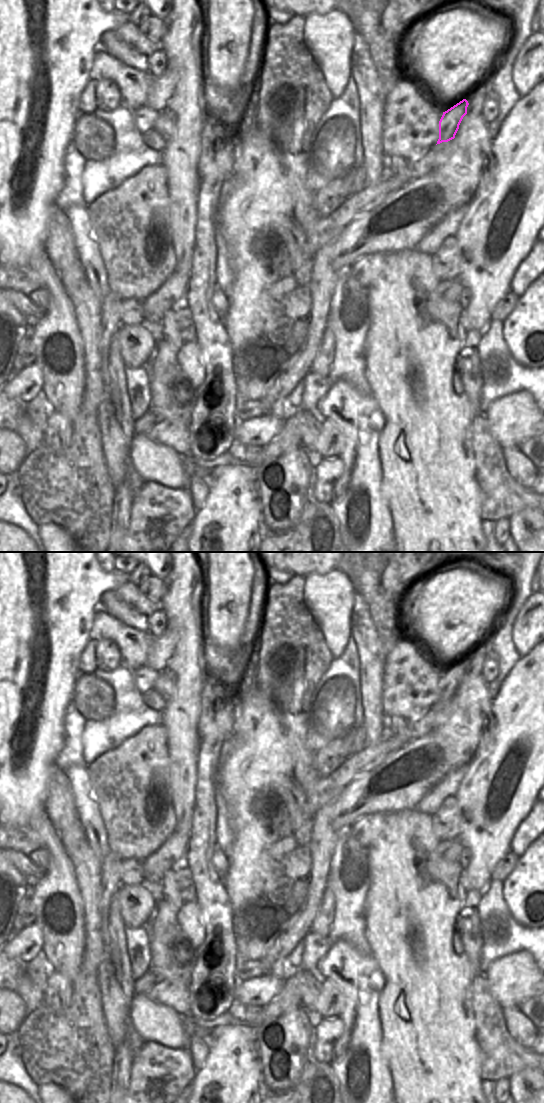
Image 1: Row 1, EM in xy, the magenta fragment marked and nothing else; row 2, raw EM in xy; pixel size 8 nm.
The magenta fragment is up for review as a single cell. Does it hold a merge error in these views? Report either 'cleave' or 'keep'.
keep

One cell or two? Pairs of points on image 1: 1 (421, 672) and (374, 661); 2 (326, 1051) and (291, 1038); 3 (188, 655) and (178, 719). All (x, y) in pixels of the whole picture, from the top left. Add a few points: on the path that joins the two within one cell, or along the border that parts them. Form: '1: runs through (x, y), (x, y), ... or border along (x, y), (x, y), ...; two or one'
1: border along (387, 654), (384, 660), (382, 686); two
2: border along (315, 1028), (315, 1042), (310, 1055); two
3: runs through (188, 671), (186, 703); one

